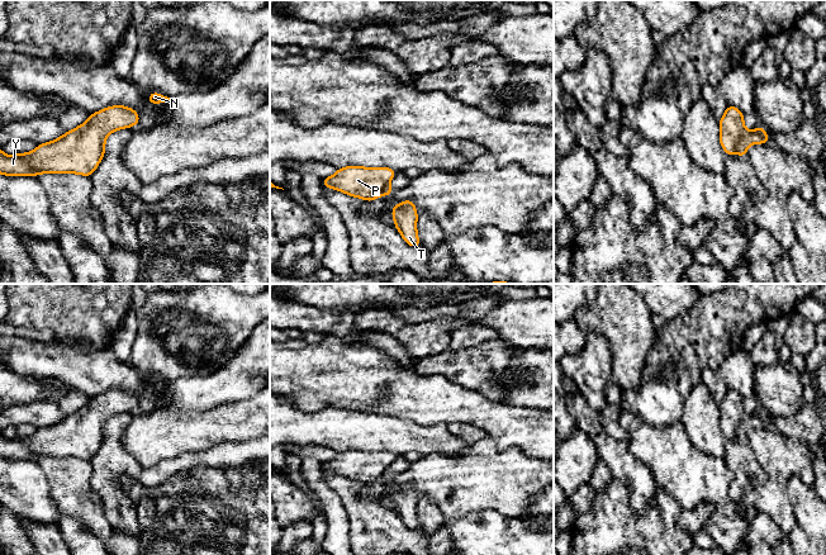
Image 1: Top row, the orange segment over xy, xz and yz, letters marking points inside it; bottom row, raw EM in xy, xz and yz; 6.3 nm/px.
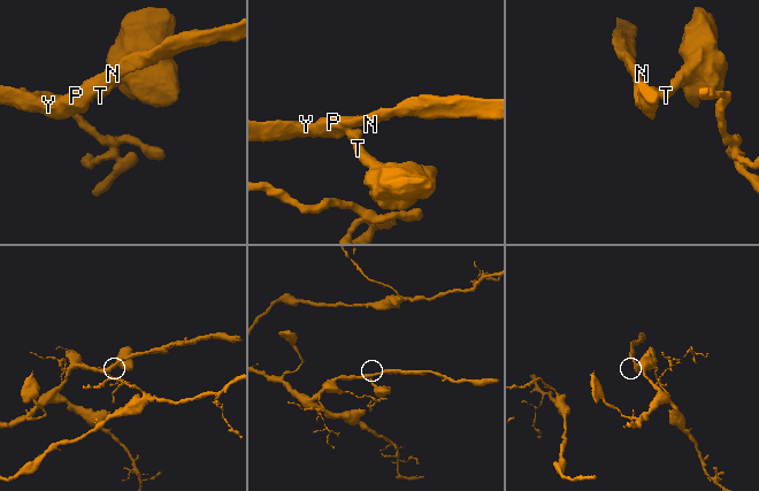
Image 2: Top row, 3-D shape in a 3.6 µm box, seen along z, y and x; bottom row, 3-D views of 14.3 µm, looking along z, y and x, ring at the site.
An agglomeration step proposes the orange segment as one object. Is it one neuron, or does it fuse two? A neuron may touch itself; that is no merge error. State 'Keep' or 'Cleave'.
Cleave

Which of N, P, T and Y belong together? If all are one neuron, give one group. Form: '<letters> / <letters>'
N P Y / T

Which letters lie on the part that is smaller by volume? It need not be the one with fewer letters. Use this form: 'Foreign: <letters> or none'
Foreign: T

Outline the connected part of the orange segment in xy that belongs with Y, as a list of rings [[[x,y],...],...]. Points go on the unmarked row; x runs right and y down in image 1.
[[[113,389],[60,422],[38,428],[29,437],[6,440],[0,432],[0,457],[30,460],[38,457],[80,457],[91,461],[104,440],[106,421],[118,413],[141,408],[139,398],[128,390]]]

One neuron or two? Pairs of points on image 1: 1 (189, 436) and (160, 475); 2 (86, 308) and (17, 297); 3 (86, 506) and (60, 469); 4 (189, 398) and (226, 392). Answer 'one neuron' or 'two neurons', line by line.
1: two neurons
2: one neuron
3: one neuron
4: one neuron

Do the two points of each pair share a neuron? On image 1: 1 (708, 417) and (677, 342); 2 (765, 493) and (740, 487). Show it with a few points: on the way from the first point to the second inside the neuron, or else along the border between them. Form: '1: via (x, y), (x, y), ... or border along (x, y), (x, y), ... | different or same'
1: border along (699, 382), (687, 395), (682, 412) | different
2: border along (756, 460), (765, 479), (744, 494), (749, 511) | different

